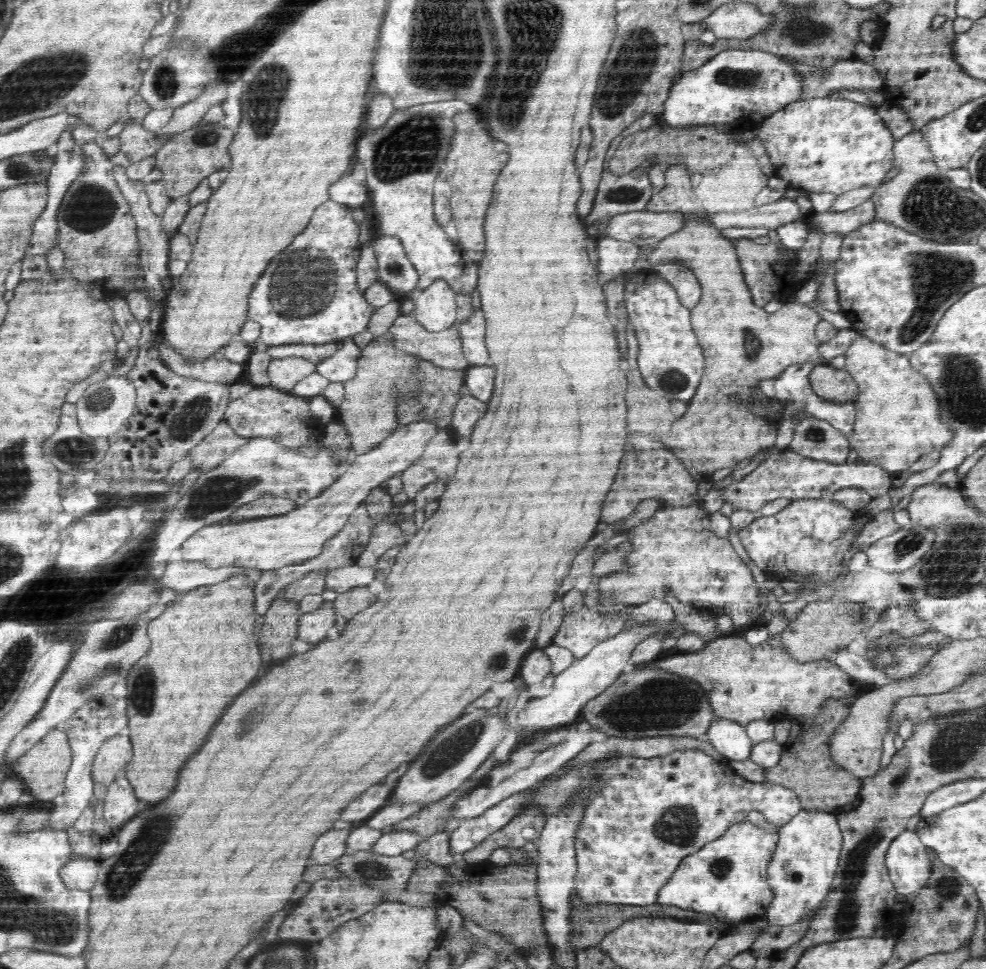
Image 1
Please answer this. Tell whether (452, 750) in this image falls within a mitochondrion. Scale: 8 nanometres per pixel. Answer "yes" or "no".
yes

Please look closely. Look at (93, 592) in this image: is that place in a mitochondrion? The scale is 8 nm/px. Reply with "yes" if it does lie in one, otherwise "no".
no

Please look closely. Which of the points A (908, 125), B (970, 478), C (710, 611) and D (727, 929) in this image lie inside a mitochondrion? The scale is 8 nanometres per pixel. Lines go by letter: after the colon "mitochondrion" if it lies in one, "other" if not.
A: other
B: other
C: other
D: other

